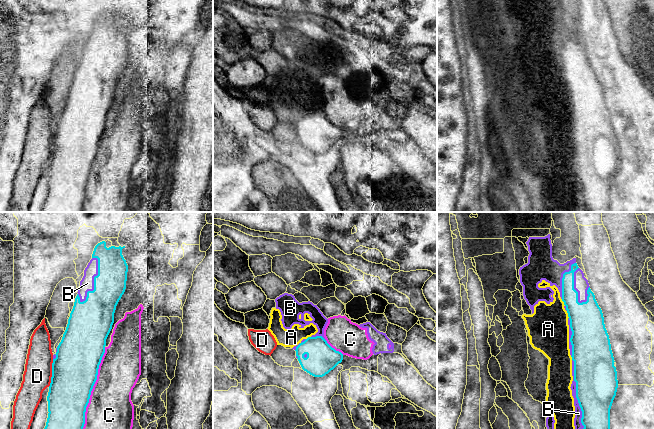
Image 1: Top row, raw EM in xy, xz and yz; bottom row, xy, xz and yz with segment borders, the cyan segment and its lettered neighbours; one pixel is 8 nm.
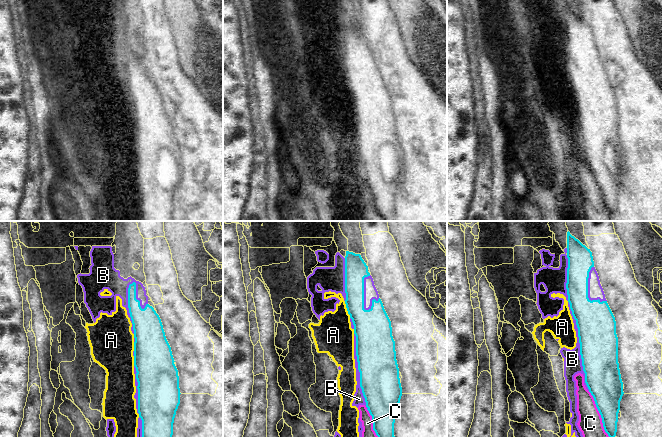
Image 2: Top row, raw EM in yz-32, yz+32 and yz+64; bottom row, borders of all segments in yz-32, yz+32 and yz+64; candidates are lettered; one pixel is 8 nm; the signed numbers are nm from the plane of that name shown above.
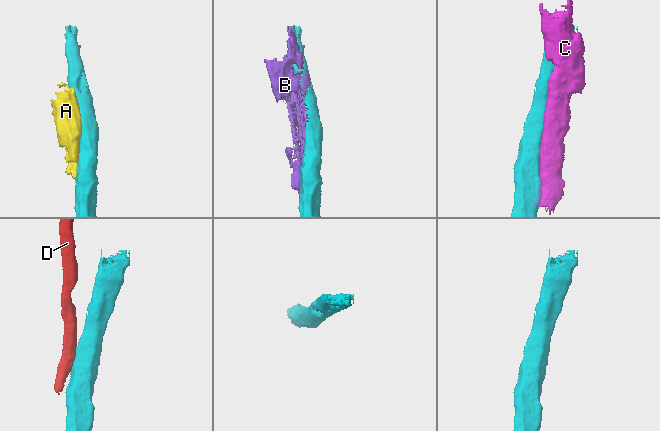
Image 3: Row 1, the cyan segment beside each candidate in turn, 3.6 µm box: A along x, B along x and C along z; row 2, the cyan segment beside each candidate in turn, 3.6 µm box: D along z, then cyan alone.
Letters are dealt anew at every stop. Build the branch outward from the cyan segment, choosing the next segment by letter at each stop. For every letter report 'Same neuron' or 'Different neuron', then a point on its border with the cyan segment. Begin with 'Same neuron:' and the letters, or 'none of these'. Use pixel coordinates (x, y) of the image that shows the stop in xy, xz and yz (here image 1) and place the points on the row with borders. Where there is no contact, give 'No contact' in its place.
Same neuron: none of these
A: Different neuron. Touches cyan at yz (563, 301)
B: Different neuron. Touches cyan at yz (576, 394)
C: Different neuron. Touches cyan at xy (92, 388)
D: Different neuron. Touches cyan at xy (52, 373)

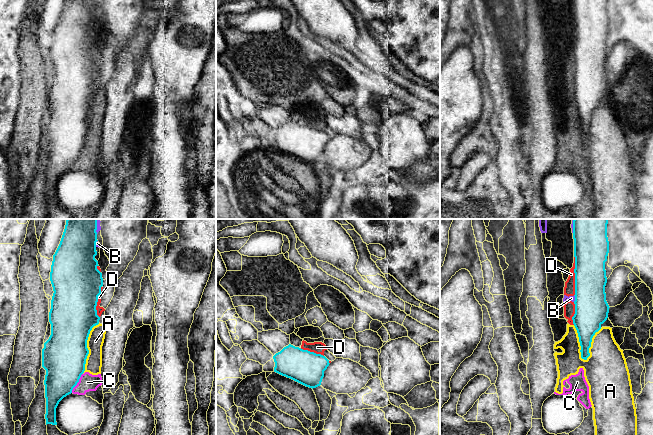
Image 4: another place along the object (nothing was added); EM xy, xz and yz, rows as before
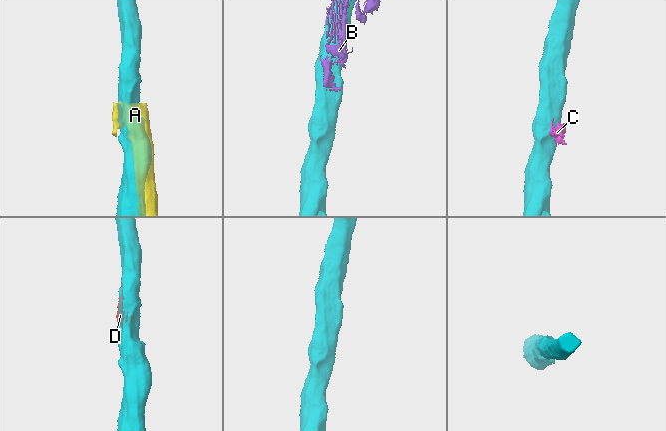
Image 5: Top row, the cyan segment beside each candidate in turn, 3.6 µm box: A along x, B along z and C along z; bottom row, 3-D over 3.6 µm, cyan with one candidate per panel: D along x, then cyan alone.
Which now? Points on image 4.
Same neuron: none of these
A: Different neuron. Touches cyan at yz (590, 345)
B: Different neuron. Touches cyan at yz (575, 298)
C: Different neuron. Touches cyan at xy (77, 382)
D: Different neuron. Touches cyan at yz (575, 276)

